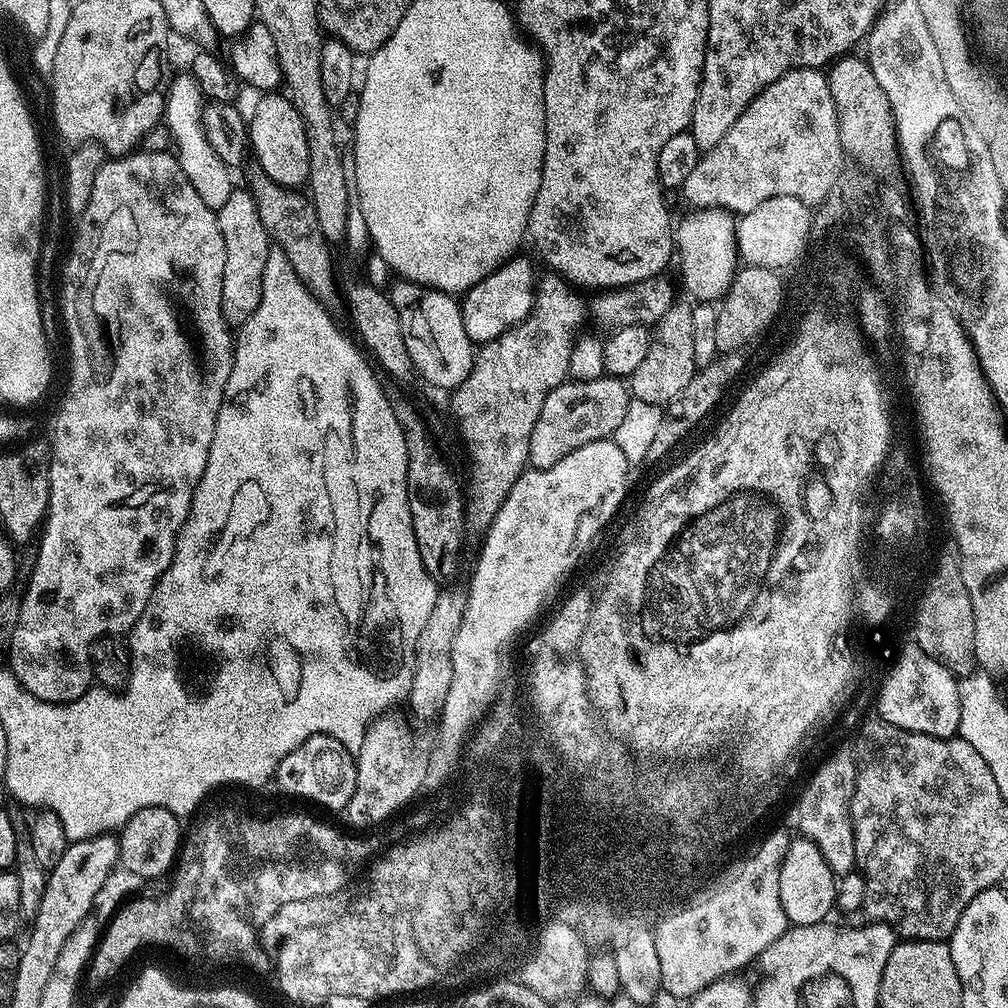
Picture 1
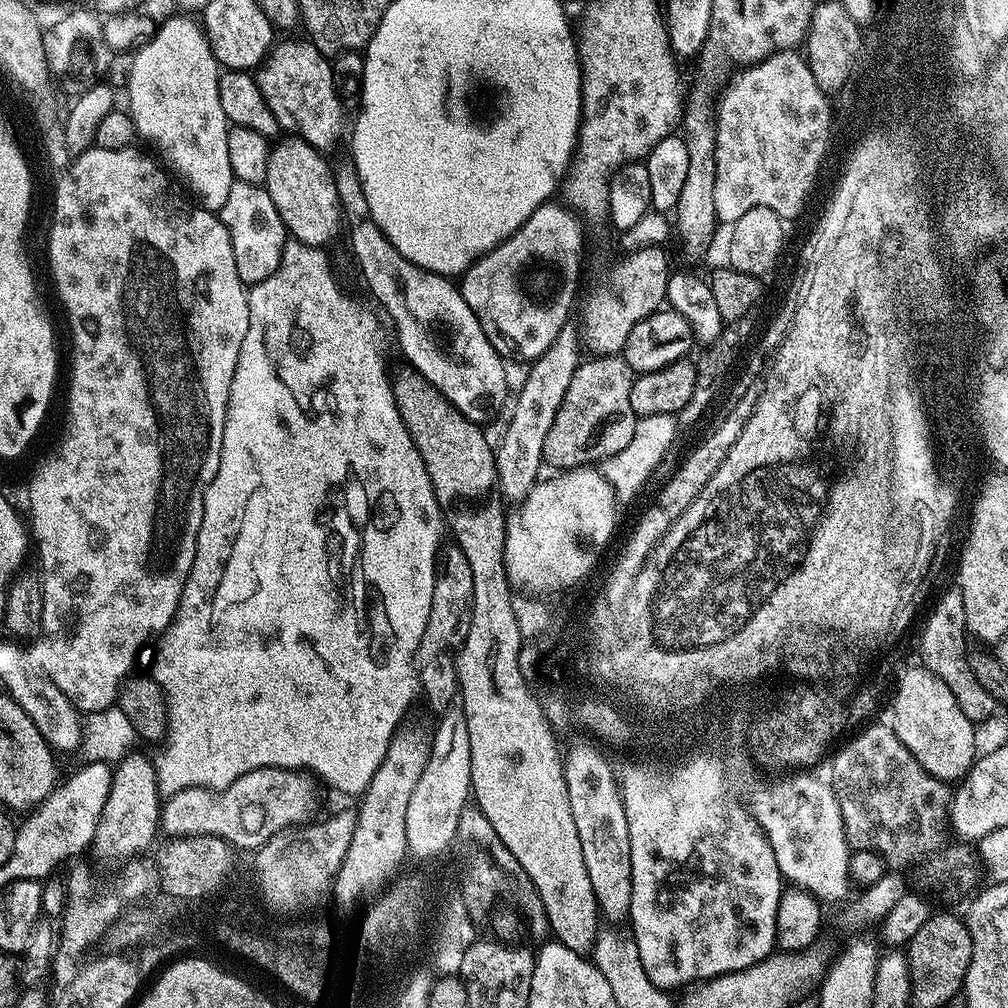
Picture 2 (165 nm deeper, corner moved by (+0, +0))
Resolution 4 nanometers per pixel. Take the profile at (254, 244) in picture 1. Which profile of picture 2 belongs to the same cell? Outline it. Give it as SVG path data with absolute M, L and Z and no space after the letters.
M236 180L218 215L220 221L228 227L230 242L234 246L234 266L238 266L238 278L242 278L245 286L270 278L282 262L284 242L289 239L290 233L285 228L278 214L278 206L274 206L267 187Z

